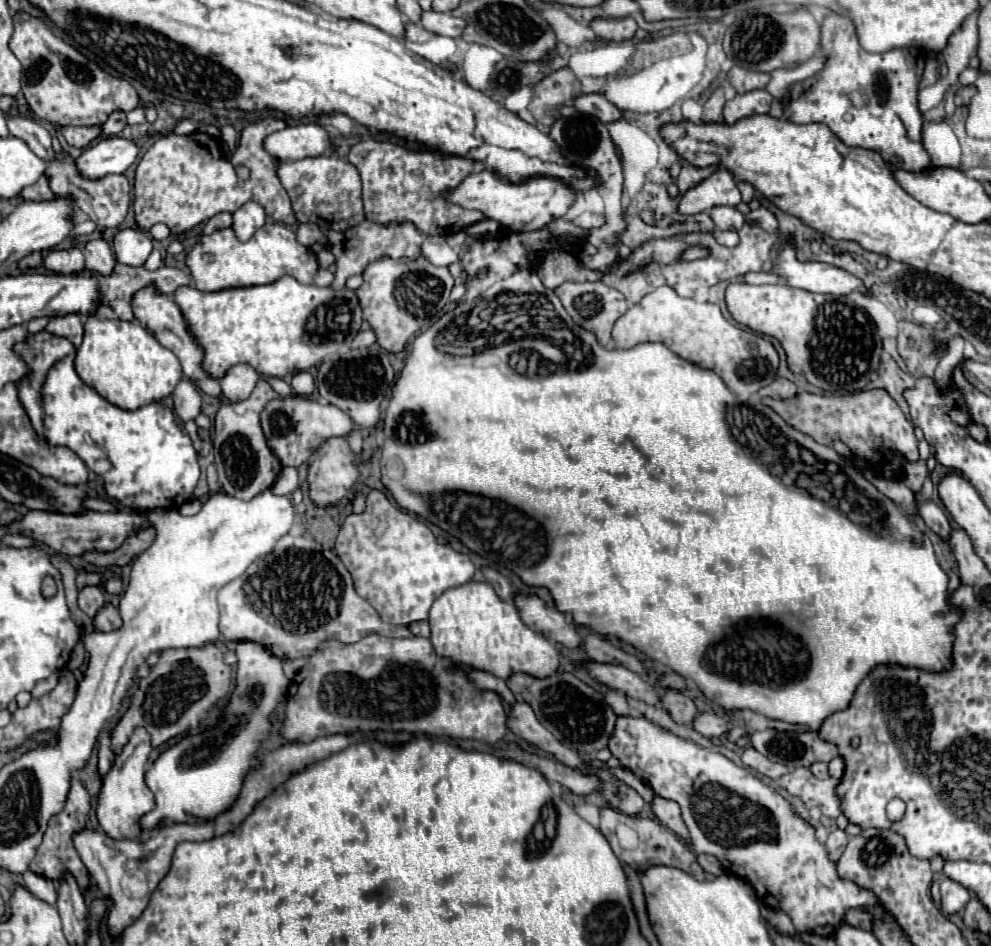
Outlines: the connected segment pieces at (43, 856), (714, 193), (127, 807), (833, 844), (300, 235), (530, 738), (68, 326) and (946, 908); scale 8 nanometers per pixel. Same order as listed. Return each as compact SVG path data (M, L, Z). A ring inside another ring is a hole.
M72 777L70 781L70 791L68 791L68 797L66 797L66 803L64 803L64 809L60 813L56 813L50 821L48 821L48 829L44 833L44 839L40 843L40 847L36 849L36 857L32 859L30 863L30 871L38 873L38 875L44 875L48 879L60 879L64 871L70 871L78 885L86 891L86 887L90 887L90 877L88 877L88 869L84 867L82 859L78 857L78 853L74 851L74 843L72 843L72 833L82 829L86 825L86 819L88 819L88 813L90 813L90 795L88 791L84 789L82 781L78 777Z
M718 169L714 175L704 179L698 187L682 195L678 209L684 215L694 215L694 213L710 211L712 207L718 207L718 205L736 207L740 201L742 201L740 191L734 183L732 173L726 169Z
M136 727L130 741L114 757L112 769L102 779L102 787L98 793L98 805L96 805L96 817L98 817L100 827L114 839L140 835L142 831L140 831L138 819L144 813L154 809L154 795L144 783L144 773L146 773L146 763L148 763L150 751L152 751L152 745L150 745L148 731L144 727Z
M836 829L836 831L832 831L832 833L828 835L824 847L826 847L826 853L828 853L830 861L836 863L836 861L840 859L840 855L842 855L846 843L848 843L848 837L846 837L846 833L840 831L840 829Z
M300 223L296 229L296 239L298 239L298 243L302 243L306 247L310 247L314 243L328 243L328 235L322 233L318 229L318 225L314 225L314 223Z
M514 703L510 715L506 717L506 725L514 735L518 735L520 739L528 741L530 745L536 745L538 749L554 755L560 763L566 763L568 767L586 769L580 763L580 755L574 749L558 743L558 739L554 739L554 735L550 735L550 731L546 731L546 727L542 727L542 723L538 723L538 719L528 703Z
M76 313L62 315L62 317L52 317L46 331L54 333L54 335L60 335L60 337L66 337L68 341L74 343L74 347L80 347L82 335L84 335L84 321Z
M944 877L944 881L940 883L940 891L942 891L942 913L944 915L960 913L970 899L970 891L948 877Z

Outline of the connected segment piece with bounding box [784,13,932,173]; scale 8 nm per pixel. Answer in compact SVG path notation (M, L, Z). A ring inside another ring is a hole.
M834 13L822 25L822 53L828 57L826 67L814 77L790 87L790 101L784 111L786 119L792 123L824 123L848 147L878 151L886 163L904 171L920 173L930 169L932 159L921 143L924 119L916 99L922 59L906 47L882 55L864 51L850 19Z

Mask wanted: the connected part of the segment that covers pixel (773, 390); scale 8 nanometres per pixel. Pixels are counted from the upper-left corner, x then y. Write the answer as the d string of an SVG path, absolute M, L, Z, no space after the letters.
M776 377L770 385L758 391L760 397L772 397L772 399L788 399L788 397L794 397L796 393L798 393L798 387L792 381L780 379L780 377Z

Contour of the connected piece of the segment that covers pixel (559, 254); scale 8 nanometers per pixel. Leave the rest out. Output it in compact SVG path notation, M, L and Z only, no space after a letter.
M552 251L540 265L538 277L542 279L544 287L556 289L564 281L600 281L604 273L584 267L566 251Z

